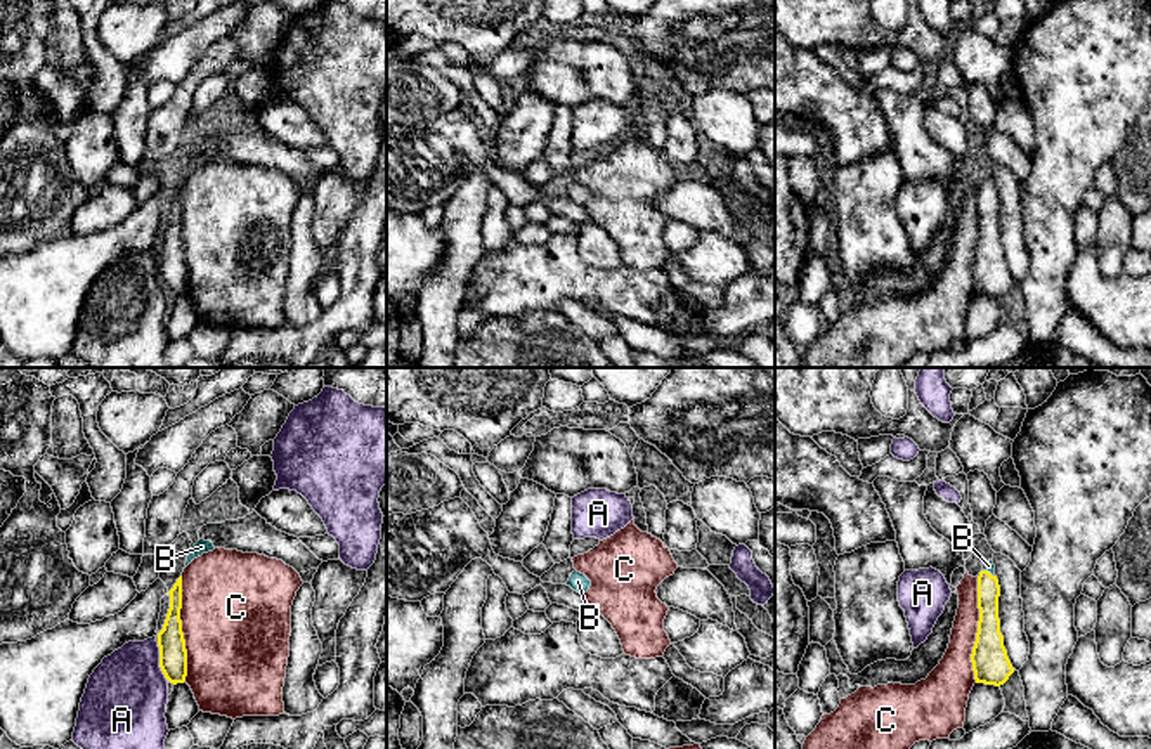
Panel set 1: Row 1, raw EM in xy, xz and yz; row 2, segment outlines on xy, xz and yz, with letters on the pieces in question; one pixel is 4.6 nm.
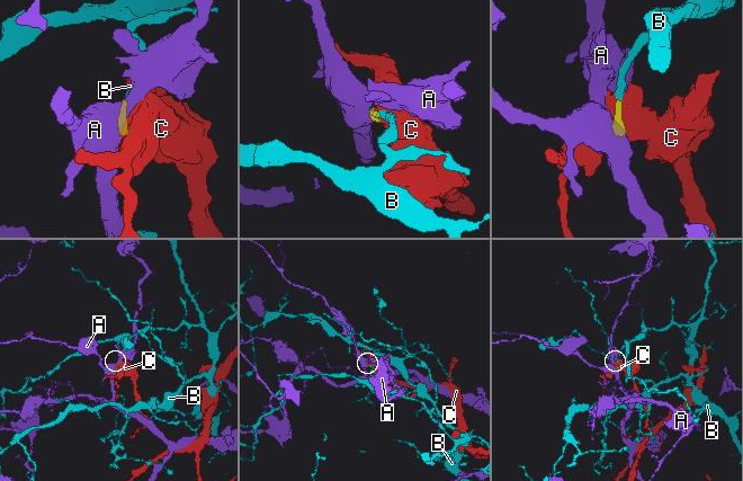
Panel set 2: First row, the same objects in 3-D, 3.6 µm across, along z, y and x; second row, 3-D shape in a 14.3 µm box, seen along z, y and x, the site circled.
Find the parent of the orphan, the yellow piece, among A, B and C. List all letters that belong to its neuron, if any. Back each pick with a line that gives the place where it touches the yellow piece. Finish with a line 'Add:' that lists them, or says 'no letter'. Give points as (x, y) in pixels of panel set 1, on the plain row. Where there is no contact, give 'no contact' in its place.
B: yz (987, 182)
Add: B

